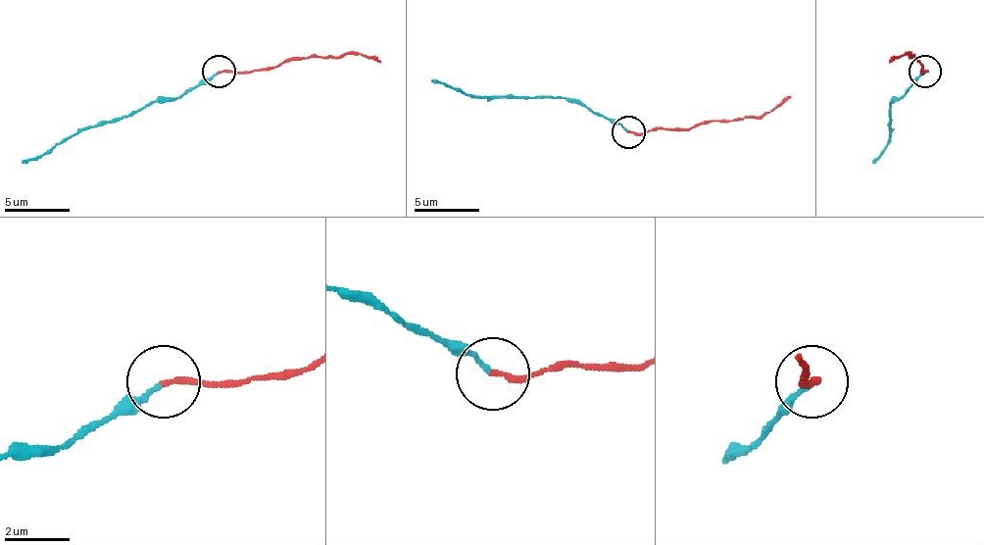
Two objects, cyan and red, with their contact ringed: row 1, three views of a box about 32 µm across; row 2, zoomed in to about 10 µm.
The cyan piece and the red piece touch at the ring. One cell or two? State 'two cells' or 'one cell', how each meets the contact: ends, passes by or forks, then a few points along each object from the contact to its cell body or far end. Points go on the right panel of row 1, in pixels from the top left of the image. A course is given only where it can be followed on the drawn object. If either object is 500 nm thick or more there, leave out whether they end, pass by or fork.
one cell | cyan ends | red ends | cyan via (925, 73), (900, 98), (890, 102), (890, 137), (873, 164) | red via (925, 73), (910, 53), (890, 63)

